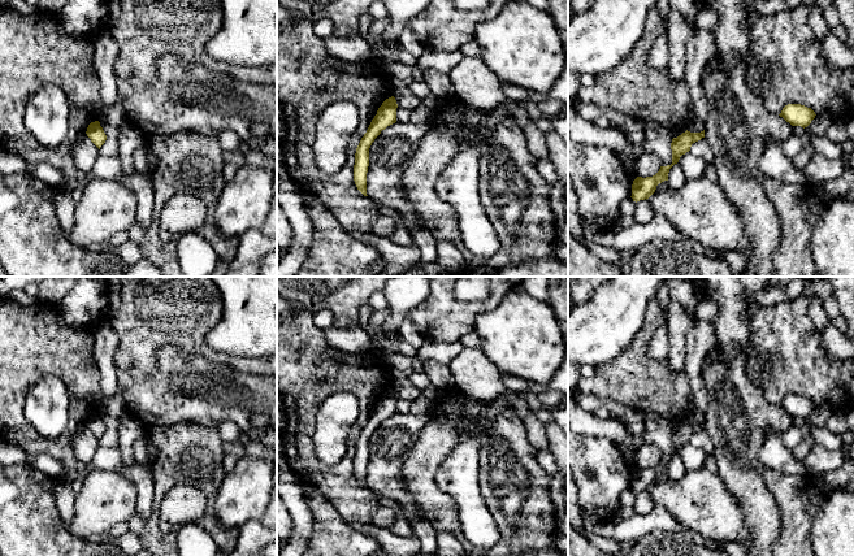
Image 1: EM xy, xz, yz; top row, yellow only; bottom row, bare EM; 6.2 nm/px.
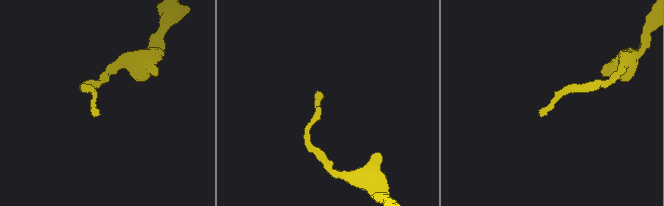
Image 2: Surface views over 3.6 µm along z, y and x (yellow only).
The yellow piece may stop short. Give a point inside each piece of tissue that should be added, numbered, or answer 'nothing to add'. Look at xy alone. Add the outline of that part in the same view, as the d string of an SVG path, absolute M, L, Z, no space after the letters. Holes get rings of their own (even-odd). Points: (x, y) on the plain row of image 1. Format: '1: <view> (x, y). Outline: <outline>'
nothing to add

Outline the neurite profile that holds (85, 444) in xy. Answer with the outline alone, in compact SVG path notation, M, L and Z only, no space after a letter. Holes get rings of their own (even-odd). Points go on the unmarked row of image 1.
M86 423L71 438L71 448L77 462L91 465L99 446L100 440L91 433Z

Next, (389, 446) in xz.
M395 413L369 439L367 486L374 494L398 501L411 521L421 518L409 491L400 479L402 466L420 431L433 418L428 414Z

